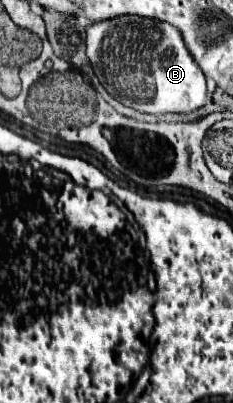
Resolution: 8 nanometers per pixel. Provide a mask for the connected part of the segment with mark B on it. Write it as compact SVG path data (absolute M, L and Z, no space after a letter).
M115 17L113 21L95 21L87 27L87 57L93 65L95 75L103 83L103 87L123 105L133 107L143 113L189 113L205 105L207 85L205 75L199 65L193 61L181 33L177 27L149 19L149 17Z

